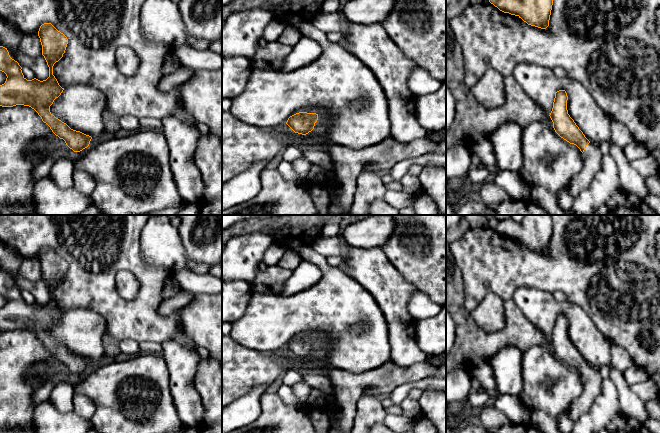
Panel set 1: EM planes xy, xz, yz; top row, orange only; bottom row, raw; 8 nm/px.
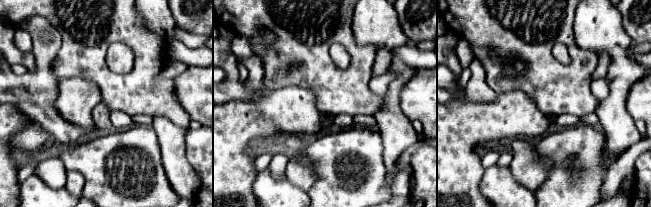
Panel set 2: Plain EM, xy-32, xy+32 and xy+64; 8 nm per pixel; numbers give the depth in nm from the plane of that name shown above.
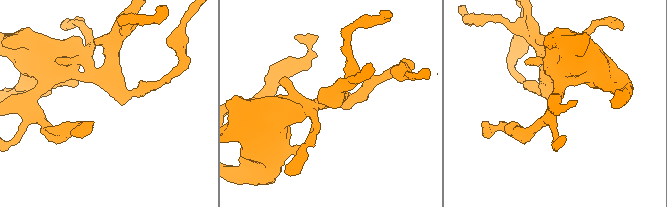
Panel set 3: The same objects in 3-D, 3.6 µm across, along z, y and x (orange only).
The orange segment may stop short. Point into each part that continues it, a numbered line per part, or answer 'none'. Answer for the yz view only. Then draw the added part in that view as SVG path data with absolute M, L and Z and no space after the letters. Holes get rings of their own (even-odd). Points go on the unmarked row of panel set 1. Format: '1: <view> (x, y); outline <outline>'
1: yz (592, 382); outline M589 367L583 376L583 392L574 400L565 412L574 422L578 418L587 412L591 407L594 399L600 394L602 388L603 379L600 376L599 370L594 367ZM561 412L555 418L559 422L559 416Z

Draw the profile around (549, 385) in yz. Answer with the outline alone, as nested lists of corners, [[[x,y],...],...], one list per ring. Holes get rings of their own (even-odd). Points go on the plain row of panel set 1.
[[[534,345],[522,353],[522,367],[523,385],[518,398],[529,411],[535,408],[556,417],[583,392],[583,377],[580,373],[561,362],[545,346]]]

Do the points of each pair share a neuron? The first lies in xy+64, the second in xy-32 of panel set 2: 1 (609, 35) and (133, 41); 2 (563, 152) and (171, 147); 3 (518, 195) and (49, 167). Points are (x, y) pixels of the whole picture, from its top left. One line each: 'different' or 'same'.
1: different
2: different
3: different

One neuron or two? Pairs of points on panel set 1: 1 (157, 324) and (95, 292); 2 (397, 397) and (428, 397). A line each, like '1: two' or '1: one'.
1: one
2: two

